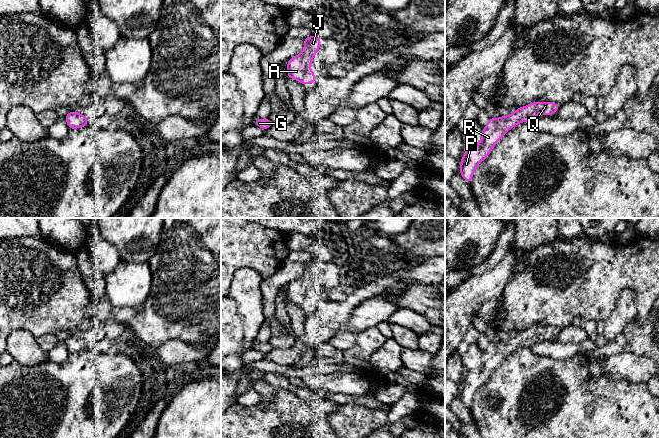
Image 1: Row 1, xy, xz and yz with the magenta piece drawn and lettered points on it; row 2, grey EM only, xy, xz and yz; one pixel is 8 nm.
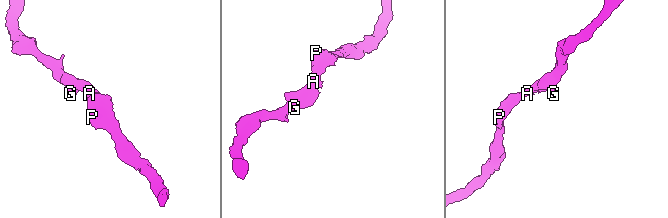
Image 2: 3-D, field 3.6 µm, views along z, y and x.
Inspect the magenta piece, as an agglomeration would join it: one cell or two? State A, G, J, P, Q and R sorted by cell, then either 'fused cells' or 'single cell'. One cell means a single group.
A G J P Q R; single cell

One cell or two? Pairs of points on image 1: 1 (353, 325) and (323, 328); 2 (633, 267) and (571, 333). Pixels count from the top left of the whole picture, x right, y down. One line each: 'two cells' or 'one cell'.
1: two cells
2: two cells

